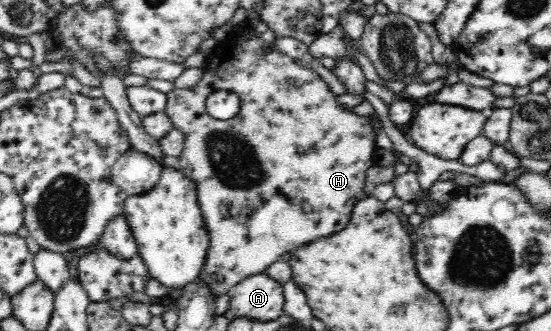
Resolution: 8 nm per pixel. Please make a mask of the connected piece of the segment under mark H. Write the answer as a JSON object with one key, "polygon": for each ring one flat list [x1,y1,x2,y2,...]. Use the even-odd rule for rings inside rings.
{"polygon":[[236,30,230,38,221,44,219,50,208,57,207,63,203,67,203,78,196,90,190,91,175,87,170,93,165,94,167,96,165,113,170,117,174,127,186,133,184,150,179,157,174,159,176,168,182,171,184,177,195,184,197,203,202,211,202,218,209,236,207,259,196,281,201,282,211,292,211,296,216,299,224,296,224,294,230,294,231,288,234,288,239,281,249,276,262,274,270,264,281,260,282,254,290,253,301,245,308,244,311,240,330,236,338,229,344,228,350,220,354,204,361,198,368,196,363,191,361,182,366,170,375,166,372,153,378,146,374,144,373,130,367,117,354,115,354,113,347,111,347,107,340,105,334,99,335,94,328,89,328,85,314,71,308,71,308,69,294,63,292,58,275,49,274,45,273,51,270,53,262,51,263,43,260,36,255,37,252,31,238,32],[220,89,232,91,240,97,240,110,234,118,216,120,210,116,205,107,208,95]]}

